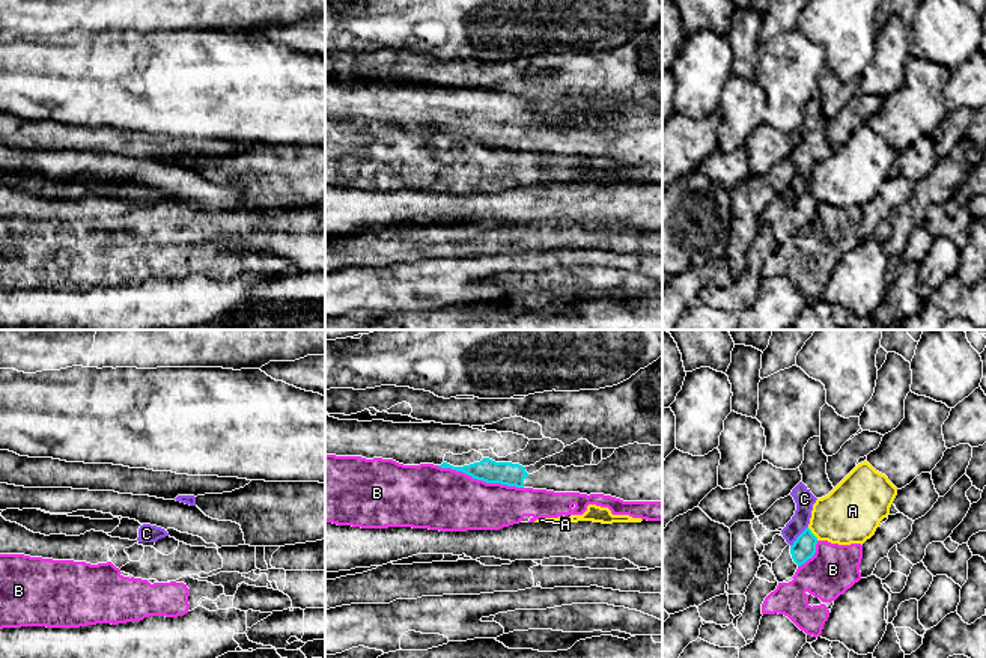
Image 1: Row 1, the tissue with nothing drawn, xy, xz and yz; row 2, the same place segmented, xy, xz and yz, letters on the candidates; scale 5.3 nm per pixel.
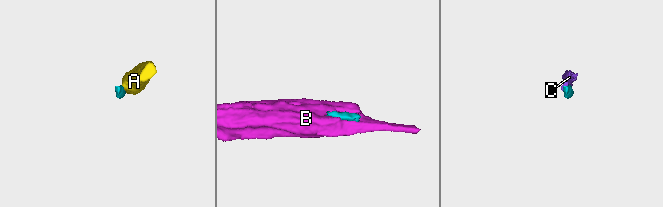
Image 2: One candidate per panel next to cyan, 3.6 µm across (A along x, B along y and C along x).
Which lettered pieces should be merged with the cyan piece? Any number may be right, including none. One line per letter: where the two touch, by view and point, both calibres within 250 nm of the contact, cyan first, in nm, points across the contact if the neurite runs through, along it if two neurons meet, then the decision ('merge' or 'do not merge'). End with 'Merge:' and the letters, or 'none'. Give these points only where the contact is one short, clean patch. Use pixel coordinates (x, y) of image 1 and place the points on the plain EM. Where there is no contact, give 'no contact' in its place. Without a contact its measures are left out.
A: meets cyan in yz at (812, 196); 120 nm thick on the cyan side, 320 nm on the other; border along yz (807, 190), (818, 202); do not merge
B: meets cyan in xz at (480, 142); 130 nm thick on the cyan side, 340 nm on the other; do not merge
C: meets cyan in yz at (798, 199); 120 nm thick on the cyan side, 100 nm on the other; border along yz (807, 188), (791, 208); do not merge
Merge: none

